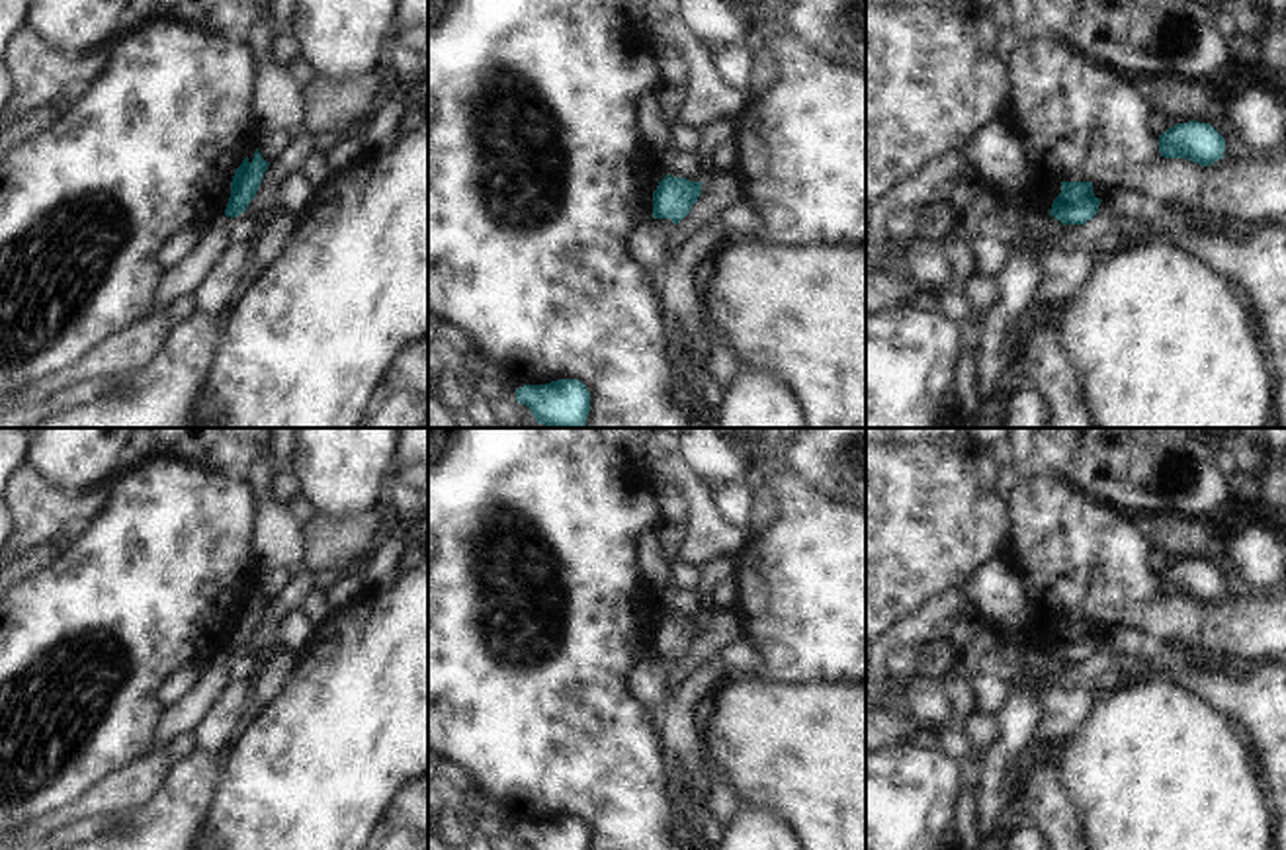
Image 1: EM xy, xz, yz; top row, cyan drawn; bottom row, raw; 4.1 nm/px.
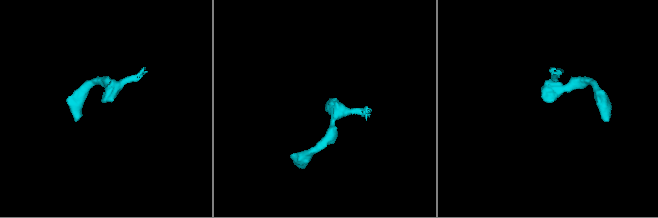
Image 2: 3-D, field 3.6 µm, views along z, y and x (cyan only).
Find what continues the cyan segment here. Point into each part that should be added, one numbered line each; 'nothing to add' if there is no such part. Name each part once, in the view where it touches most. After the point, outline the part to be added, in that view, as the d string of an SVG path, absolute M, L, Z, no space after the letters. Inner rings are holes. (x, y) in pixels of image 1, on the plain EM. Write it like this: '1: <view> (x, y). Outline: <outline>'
nothing to add.

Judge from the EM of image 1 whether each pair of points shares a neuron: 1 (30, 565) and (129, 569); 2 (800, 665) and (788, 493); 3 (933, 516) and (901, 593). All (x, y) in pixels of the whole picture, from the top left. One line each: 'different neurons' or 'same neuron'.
1: different neurons
2: same neuron
3: same neuron

